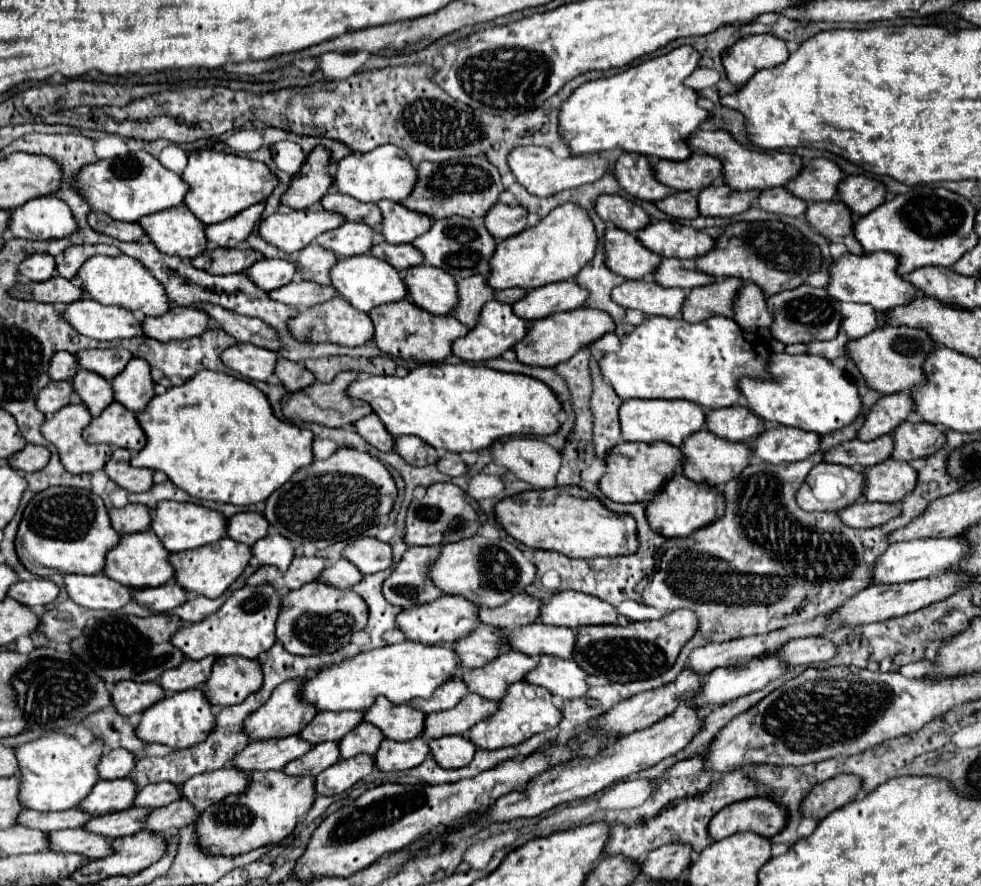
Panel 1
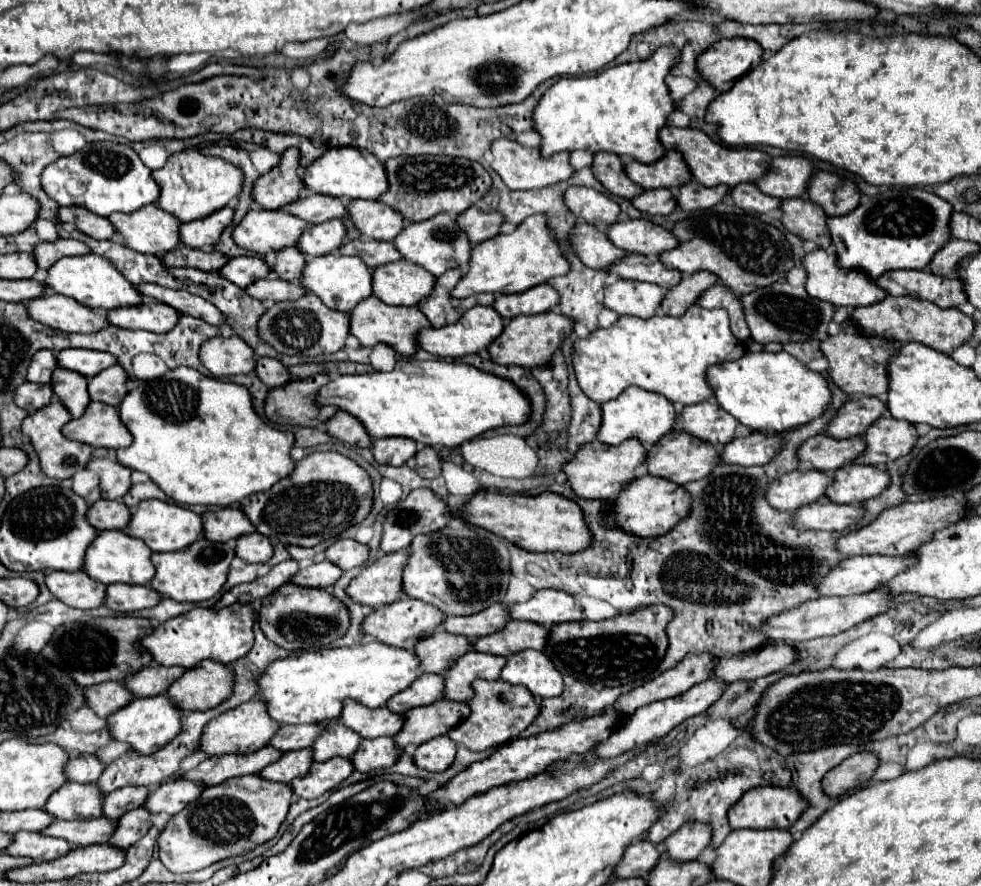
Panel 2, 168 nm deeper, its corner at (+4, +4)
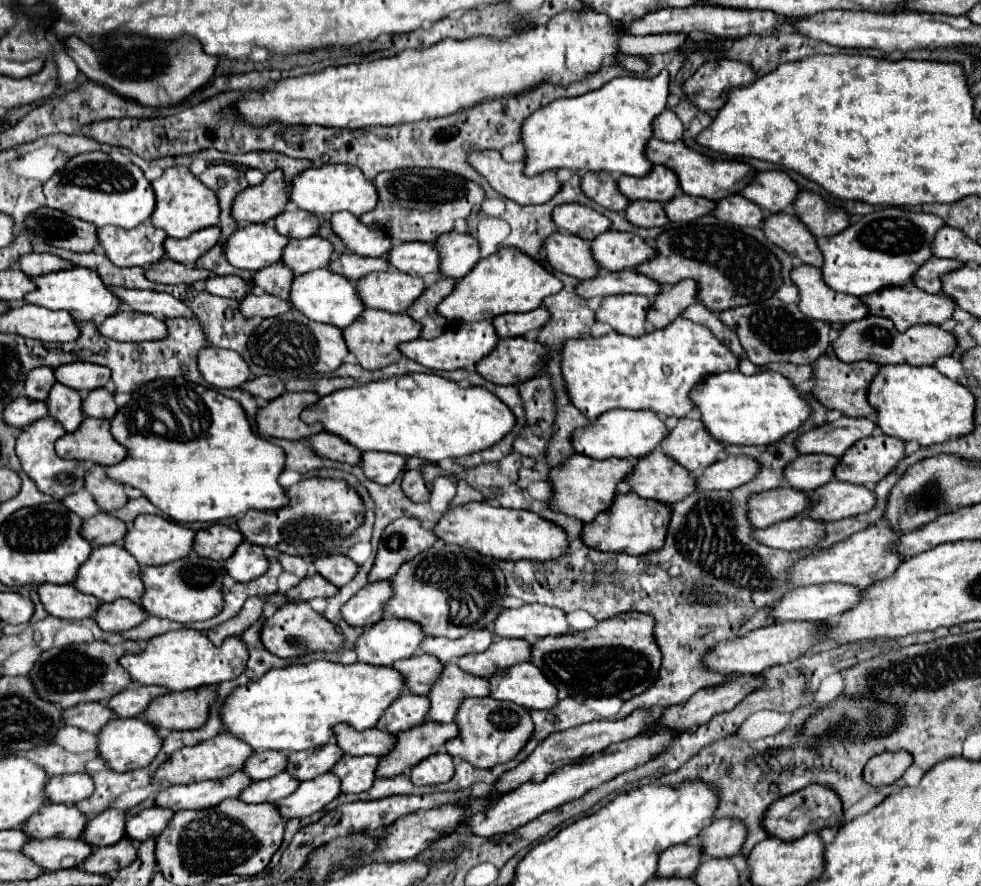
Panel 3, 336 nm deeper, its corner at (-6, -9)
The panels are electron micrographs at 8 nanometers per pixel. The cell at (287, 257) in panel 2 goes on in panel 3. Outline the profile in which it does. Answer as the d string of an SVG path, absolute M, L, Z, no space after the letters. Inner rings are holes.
M280 261L280 263L268 265L262 271L258 271L252 281L254 281L254 285L262 287L266 293L276 295L280 299L288 299L292 279L294 279L294 273L288 271L288 267L284 267L284 263Z

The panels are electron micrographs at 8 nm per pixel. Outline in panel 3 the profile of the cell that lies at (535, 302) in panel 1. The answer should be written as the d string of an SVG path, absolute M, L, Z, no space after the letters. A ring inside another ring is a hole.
M538 307L534 311L528 313L504 313L500 317L494 317L492 323L496 327L498 337L520 337L532 329L540 329L544 327L544 323L548 323L548 311L544 311L544 307Z

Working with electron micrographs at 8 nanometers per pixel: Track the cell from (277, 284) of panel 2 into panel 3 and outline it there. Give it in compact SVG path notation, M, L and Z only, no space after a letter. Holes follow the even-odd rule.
M262 293L262 295L248 295L246 299L242 299L240 309L248 317L276 317L288 313L292 305L284 299L276 299L274 295Z

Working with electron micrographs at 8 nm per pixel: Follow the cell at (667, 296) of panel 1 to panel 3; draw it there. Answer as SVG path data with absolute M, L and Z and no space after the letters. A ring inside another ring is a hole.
M612 295L606 297L600 309L596 311L596 321L608 323L614 331L622 335L644 335L646 333L646 315L648 303L644 295Z

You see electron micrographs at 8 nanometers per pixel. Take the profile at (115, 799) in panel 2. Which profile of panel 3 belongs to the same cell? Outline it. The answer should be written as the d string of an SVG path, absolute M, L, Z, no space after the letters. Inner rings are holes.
M106 809L88 823L84 837L88 843L92 843L96 847L114 845L124 835L126 819L128 819L126 809Z

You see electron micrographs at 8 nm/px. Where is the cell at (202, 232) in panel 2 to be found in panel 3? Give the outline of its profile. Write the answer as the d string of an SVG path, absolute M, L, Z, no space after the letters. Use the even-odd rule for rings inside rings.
M206 227L204 231L196 231L196 235L184 237L184 239L172 239L168 237L164 241L166 257L184 263L194 265L206 251L210 251L220 239L220 227Z

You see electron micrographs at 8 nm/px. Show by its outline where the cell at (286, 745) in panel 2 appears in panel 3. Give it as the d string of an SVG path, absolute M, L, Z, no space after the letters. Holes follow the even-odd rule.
M258 751L246 761L244 771L254 781L274 777L274 775L284 771L284 755L286 755L284 751Z

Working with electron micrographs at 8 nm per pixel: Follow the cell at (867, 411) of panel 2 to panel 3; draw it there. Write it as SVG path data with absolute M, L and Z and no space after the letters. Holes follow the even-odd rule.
M840 417L838 421L824 423L818 429L802 433L796 441L800 453L824 453L842 457L856 441L870 437L876 429L876 421L866 417Z

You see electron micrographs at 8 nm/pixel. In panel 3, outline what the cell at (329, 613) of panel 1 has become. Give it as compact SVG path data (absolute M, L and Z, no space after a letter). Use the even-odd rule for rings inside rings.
M288 601L282 605L272 617L266 619L260 637L270 653L286 659L312 655L318 651L340 651L340 643L344 643L344 635L340 635L340 631L336 631L336 627L332 627L332 623L328 623L328 619L324 619L322 613L314 611L306 601Z

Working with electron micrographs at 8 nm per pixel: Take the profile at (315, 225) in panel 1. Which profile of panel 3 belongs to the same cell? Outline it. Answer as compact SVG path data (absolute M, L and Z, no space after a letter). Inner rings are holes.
M272 223L246 225L224 243L224 255L238 269L260 271L282 259L288 241L290 239L280 235Z

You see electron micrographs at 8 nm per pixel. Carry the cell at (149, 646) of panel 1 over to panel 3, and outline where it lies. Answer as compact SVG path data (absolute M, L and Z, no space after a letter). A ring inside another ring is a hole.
M106 641L72 643L60 649L54 647L42 653L30 671L30 679L34 681L34 687L42 699L60 703L64 709L86 701L108 701L112 695L118 695L132 683L128 671L124 671L124 667L118 663L124 653L126 651L120 651L120 645L110 645Z

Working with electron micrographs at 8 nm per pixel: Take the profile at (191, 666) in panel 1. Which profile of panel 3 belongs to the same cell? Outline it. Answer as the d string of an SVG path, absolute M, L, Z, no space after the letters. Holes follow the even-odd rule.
M132 683L130 687L126 687L122 693L114 695L108 701L108 707L118 715L118 717L142 717L144 709L148 707L148 703L156 697L166 695L166 687L158 687L158 685L140 685L140 683Z

